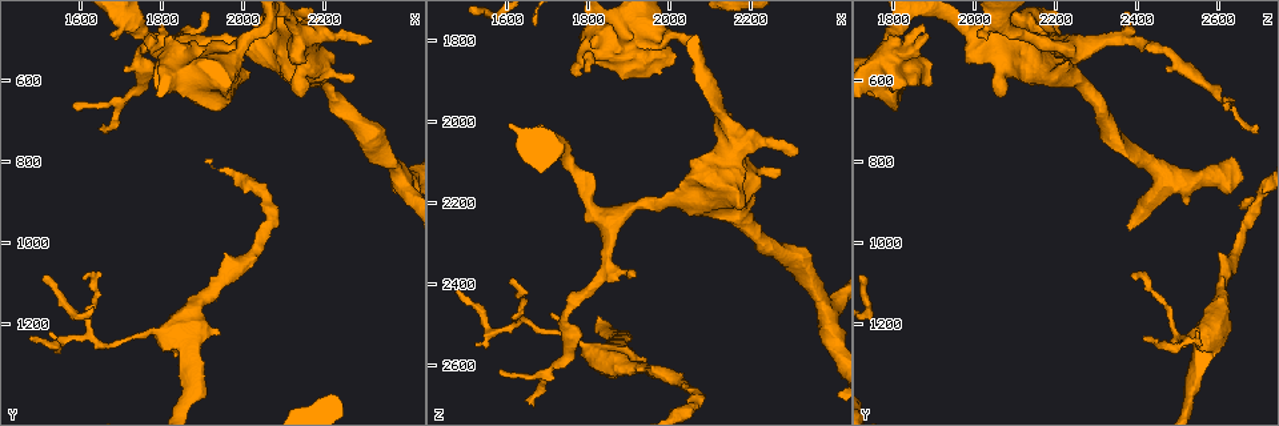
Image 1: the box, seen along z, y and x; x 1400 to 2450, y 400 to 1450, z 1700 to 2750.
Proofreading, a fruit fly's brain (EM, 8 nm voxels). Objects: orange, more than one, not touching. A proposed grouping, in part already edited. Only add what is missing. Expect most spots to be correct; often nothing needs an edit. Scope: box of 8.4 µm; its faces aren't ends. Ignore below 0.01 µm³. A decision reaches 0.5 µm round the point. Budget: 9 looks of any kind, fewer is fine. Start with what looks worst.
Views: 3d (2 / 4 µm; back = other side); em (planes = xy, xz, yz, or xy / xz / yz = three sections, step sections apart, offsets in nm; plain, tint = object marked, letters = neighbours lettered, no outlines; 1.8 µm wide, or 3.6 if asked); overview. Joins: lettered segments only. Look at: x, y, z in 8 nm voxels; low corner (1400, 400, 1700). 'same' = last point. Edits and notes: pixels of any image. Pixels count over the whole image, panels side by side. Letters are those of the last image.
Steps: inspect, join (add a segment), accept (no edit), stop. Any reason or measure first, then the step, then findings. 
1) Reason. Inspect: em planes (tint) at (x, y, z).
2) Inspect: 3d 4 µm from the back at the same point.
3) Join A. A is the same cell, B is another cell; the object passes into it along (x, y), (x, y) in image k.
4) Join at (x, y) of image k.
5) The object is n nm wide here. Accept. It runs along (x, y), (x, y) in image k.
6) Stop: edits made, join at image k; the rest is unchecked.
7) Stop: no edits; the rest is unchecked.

Branch stops here. Inspect: em planes (letters) at (2315, 500, 2080).

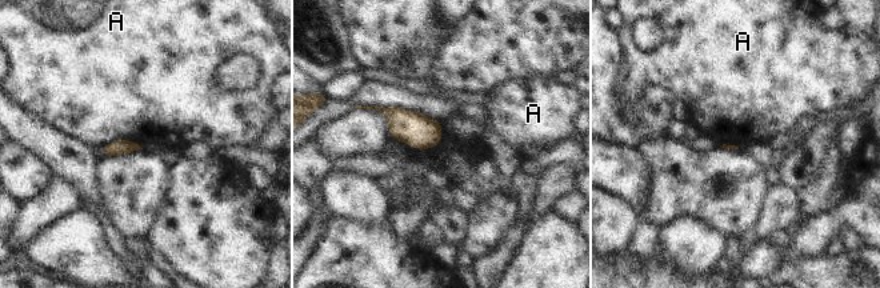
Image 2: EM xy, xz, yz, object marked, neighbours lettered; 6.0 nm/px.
Accept. A is another cell; a border runs along (443, 127), (426, 148), (391, 135) in image 2; no lettered segment goes on from it.

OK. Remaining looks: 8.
Stops while still wide. Inspect: em planes (letters) at (1785, 490, 1880).

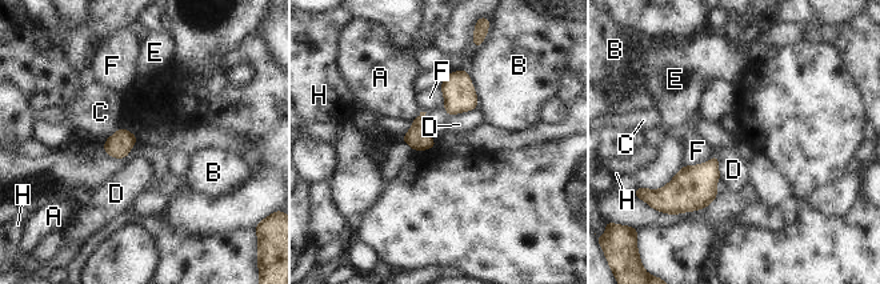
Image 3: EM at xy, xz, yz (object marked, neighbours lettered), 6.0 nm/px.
Accept. A, B, C, D, E, F and H are other cells; a border runs along (476, 107), (448, 116) in image 3; none of them fits.

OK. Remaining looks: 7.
Stops while still wide. Inspect: em 3.6 µm yz step 8 (tint) at (1945, 1230, 2585).

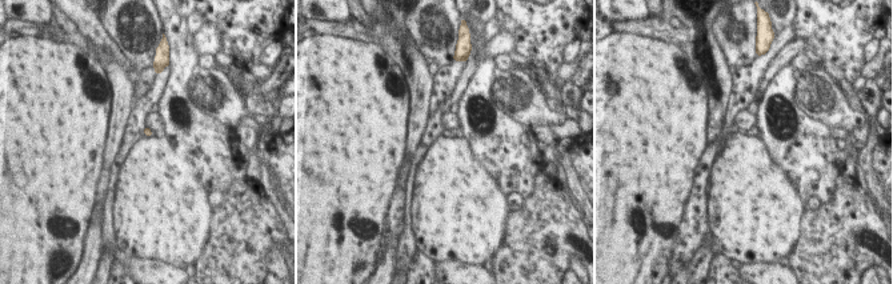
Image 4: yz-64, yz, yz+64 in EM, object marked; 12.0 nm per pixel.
What lies round it. Inspect: em 3.6 µm yz step 8 (letters) at the same point.

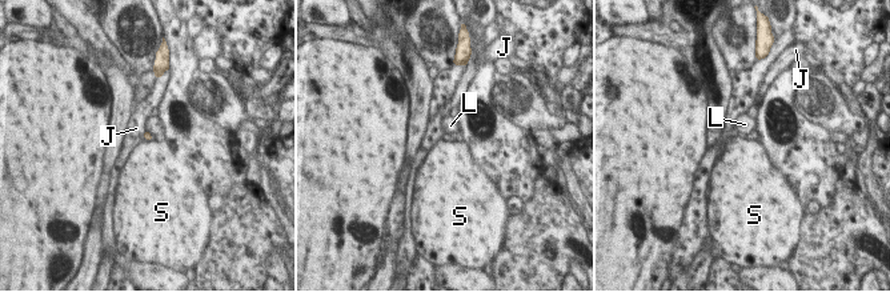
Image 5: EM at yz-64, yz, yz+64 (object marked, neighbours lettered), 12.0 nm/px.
Accept. J, L and S are other cells; a border runs along (152, 138), (145, 140) in image 5; none of them fits.

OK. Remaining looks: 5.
Inspect: em planes (letters) at (1610, 1080, 2380).

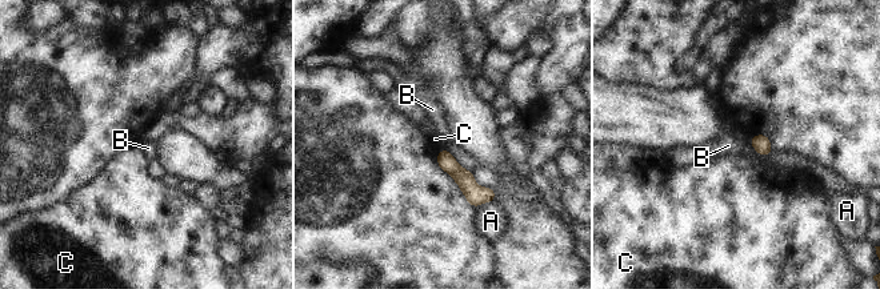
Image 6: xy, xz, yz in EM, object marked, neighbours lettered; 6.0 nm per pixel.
The longest contact is with B, 220 nm. Accept. A, B and C are other cells; it runs along (442, 155), (480, 195), (488, 199) in image 6; no lettered segment goes on from it.

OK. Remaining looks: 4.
Stop: no edits; the rest is unchecked.

